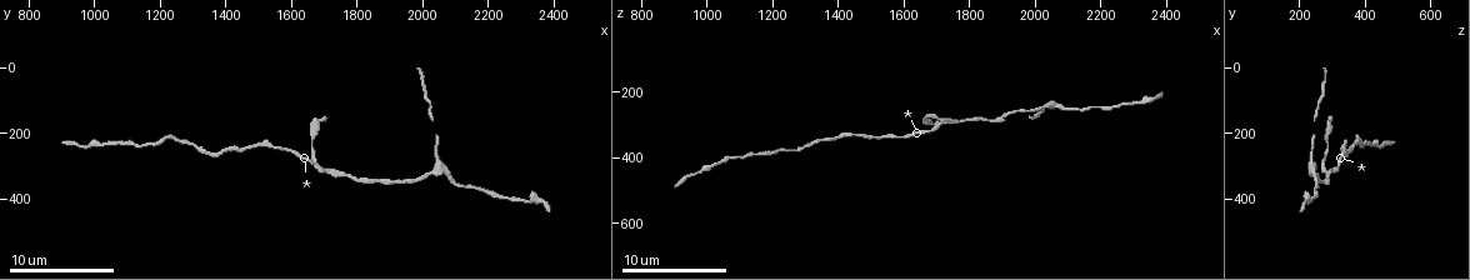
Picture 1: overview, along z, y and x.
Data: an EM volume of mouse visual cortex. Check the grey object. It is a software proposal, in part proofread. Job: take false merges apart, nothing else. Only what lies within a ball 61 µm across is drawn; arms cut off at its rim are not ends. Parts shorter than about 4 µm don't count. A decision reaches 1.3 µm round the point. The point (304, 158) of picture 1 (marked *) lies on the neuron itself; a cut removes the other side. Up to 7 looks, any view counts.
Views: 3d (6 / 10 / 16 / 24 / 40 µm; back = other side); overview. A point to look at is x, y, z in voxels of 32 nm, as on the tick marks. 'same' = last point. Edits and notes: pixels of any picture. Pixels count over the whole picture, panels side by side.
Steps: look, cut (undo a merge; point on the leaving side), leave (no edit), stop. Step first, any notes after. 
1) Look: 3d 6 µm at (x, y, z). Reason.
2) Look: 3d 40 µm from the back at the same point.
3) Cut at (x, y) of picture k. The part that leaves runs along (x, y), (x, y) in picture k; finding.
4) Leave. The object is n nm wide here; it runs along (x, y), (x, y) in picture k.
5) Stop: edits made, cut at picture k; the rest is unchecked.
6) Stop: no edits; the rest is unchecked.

Look: 3d 10 µm at (1860, 340, 290). Thin neck.

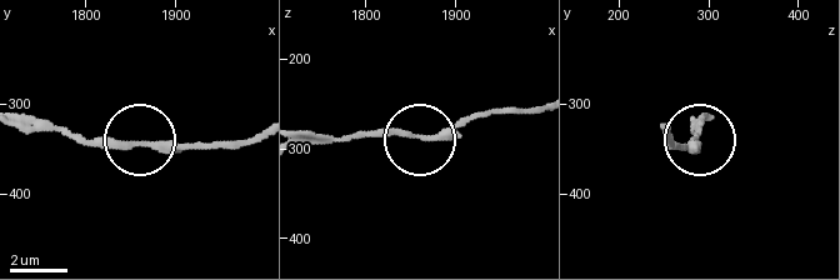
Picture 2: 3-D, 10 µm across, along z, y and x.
Leave. It runs along (301, 141), (359, 134), (445, 141), (480, 115), (514, 113) in picture 2; all the same neuron.

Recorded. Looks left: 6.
Look: 3d 6 µm at (1720, 310, 300). Three-way junction.

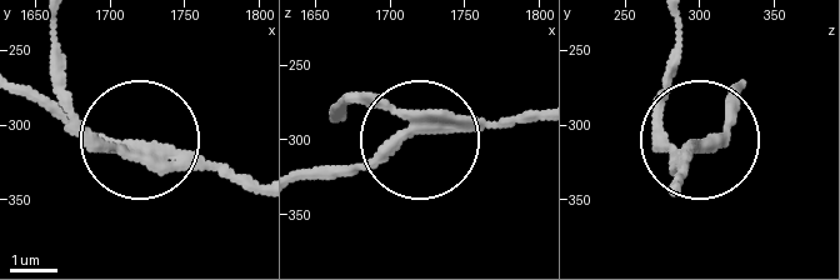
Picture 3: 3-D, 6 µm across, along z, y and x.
Look: 3d 6 µm from the back at (1716, 318, 290).

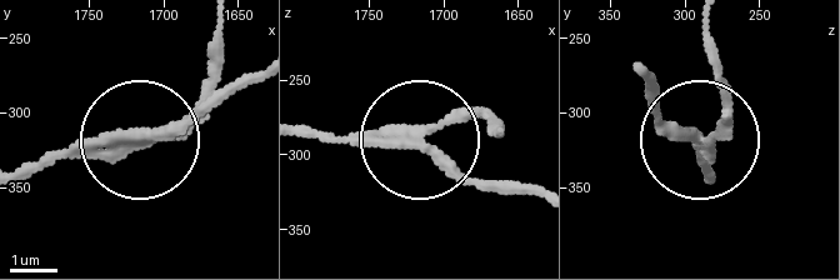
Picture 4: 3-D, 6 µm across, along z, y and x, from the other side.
Cut at (464, 110) of picture 4. The side arm is 7 µm long; the part that leaves runs along (405, 130), (481, 119), (498, 130) in picture 4; two neurons meet here.

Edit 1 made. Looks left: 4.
Look: 3d 10 µm at (2040, 290, 230).

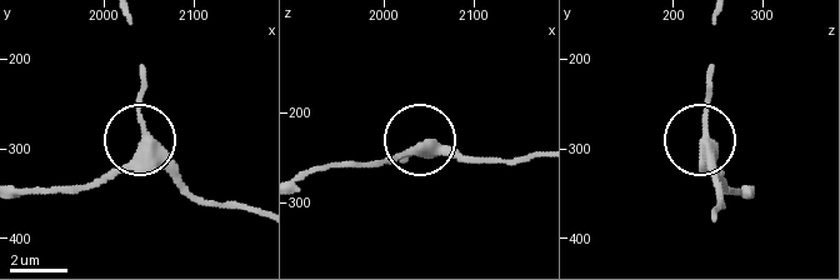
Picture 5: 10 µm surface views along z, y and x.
Leave. It runs along (25, 191), (96, 186), (133, 155), (140, 141), (140, 73) in picture 5; continuous, no second neuron.

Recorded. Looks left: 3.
Stop: edits made, cut at picture 4; the rest is unchecked.

